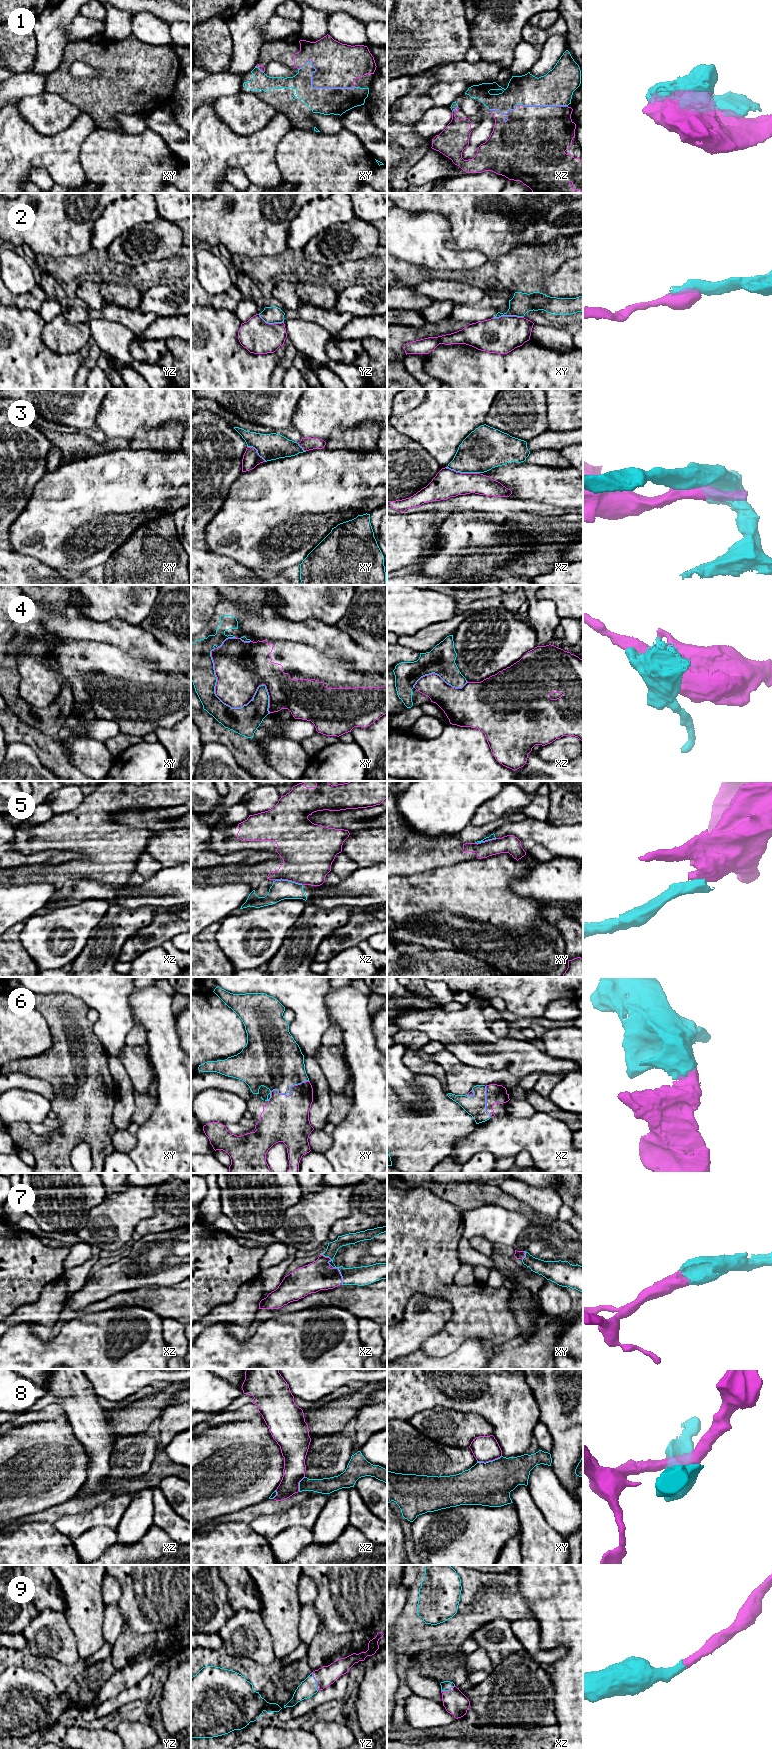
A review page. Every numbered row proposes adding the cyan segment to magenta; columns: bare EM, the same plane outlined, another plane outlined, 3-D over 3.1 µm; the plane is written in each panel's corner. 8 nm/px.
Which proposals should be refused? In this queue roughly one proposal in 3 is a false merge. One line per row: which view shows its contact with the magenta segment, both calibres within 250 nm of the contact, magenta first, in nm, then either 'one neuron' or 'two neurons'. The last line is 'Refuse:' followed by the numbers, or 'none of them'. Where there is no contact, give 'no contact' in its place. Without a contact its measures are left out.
1: xy | 360/220 nm | one neuron
2: xy | 300/170 nm | two neurons
3: xz | 220/320 nm | two neurons
4: xy | 360/220 nm | two neurons
5: xz | 400/160 nm | two neurons
6: xy | 380/380 nm | one neuron
7: xz | 240/160 nm | one neuron
8: xy | 200/360 nm | two neurons
9: yz | 160/140 nm | one neuron
Refuse: 2, 3, 4, 5, 8

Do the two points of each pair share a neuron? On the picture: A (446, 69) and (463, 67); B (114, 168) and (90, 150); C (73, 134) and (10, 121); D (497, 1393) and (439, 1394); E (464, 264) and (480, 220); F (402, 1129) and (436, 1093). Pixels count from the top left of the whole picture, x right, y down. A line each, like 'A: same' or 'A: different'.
A: same
B: same
C: same
D: same
E: different
F: same

